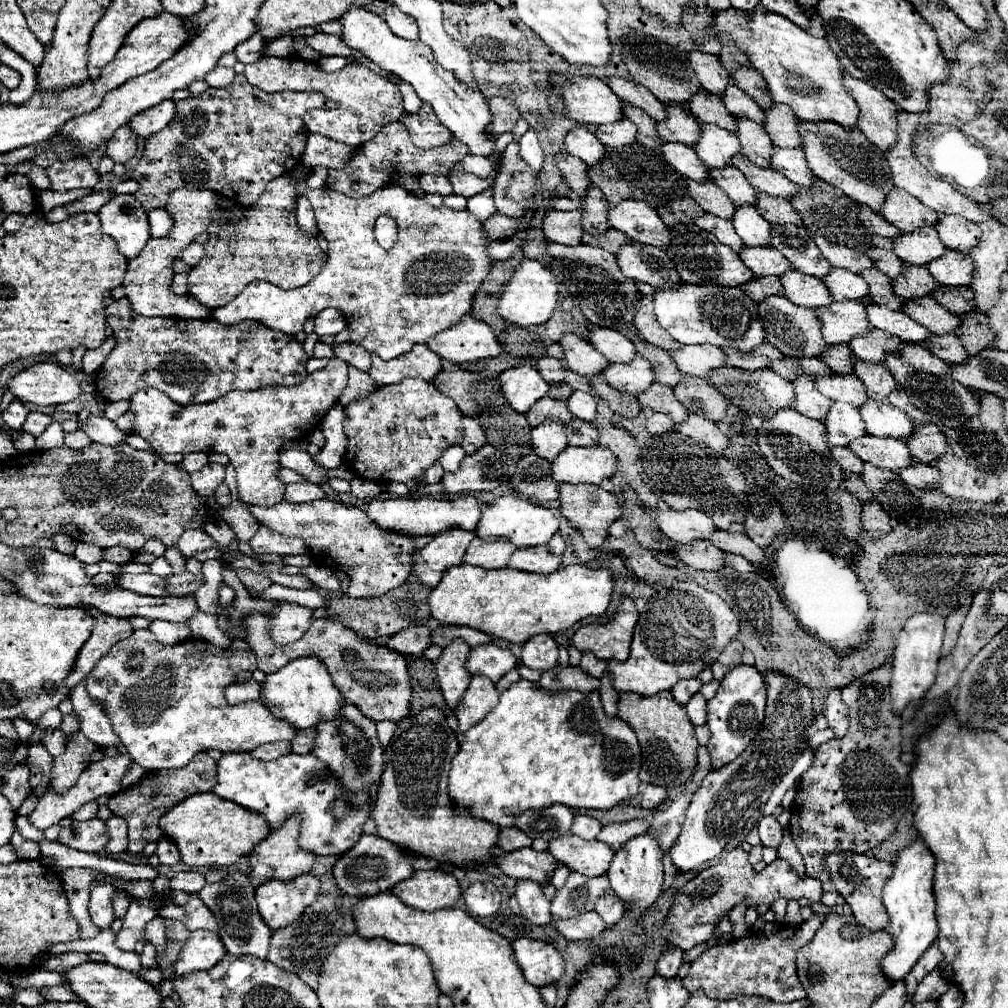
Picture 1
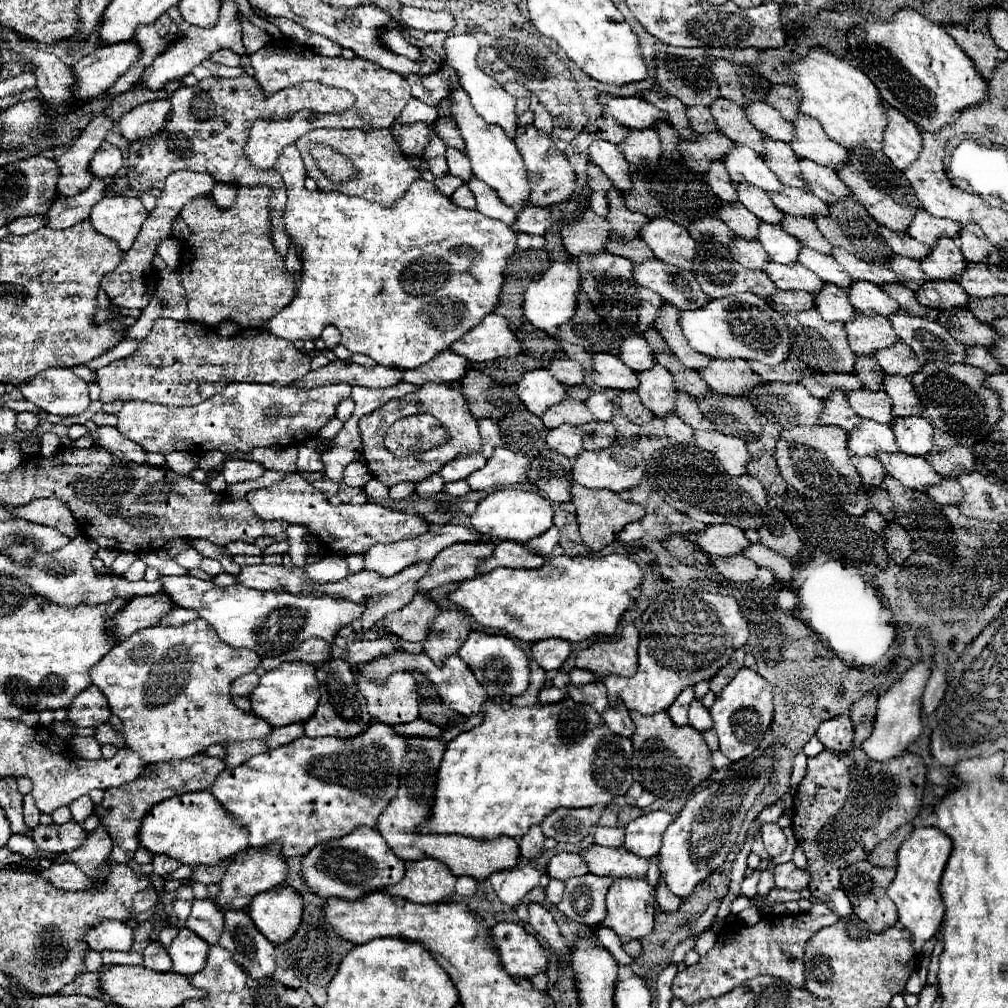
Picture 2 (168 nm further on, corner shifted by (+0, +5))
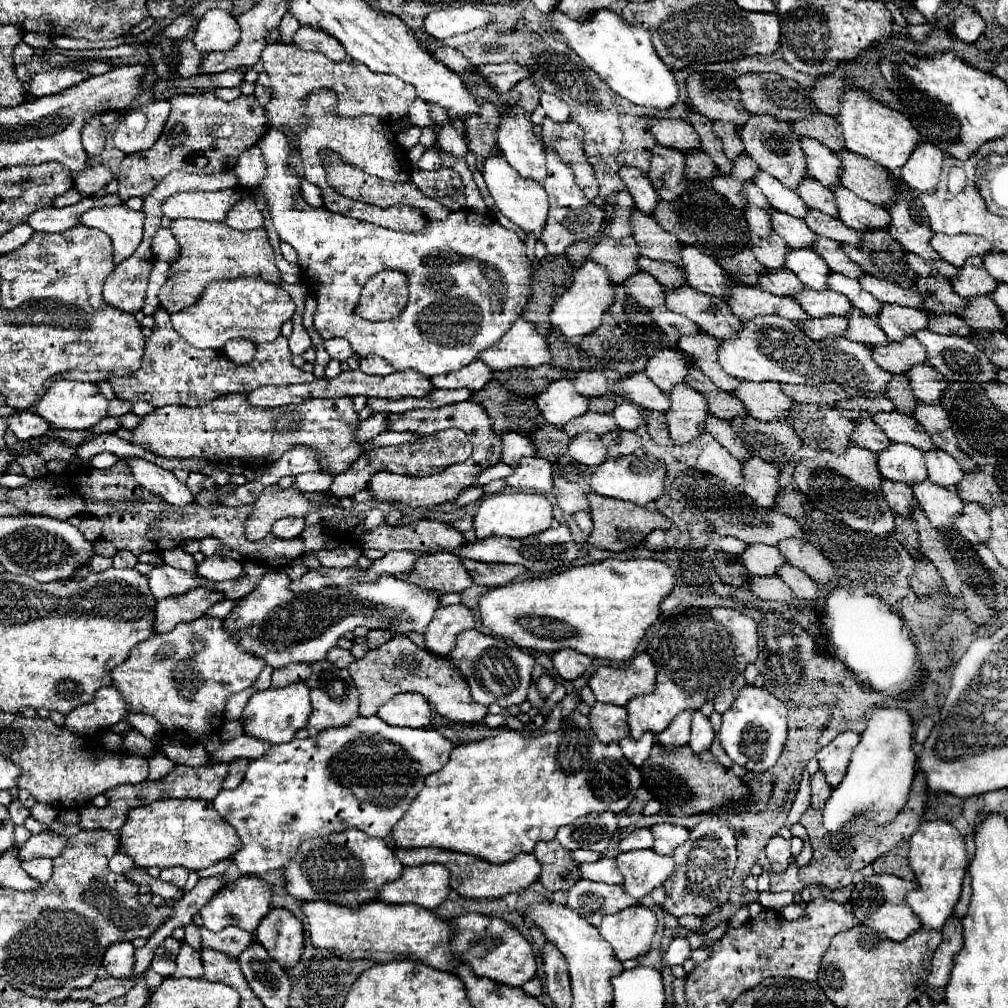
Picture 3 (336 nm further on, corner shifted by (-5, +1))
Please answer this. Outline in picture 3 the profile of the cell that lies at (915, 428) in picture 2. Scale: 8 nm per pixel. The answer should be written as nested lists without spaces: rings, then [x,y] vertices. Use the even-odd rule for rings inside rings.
[[[942,450],[922,452],[922,454],[926,458],[930,480],[936,482],[936,484],[940,484],[940,486],[944,486],[944,488],[956,490],[958,482],[962,482],[962,478],[964,478],[964,472],[958,466],[958,462],[950,454],[946,454]]]

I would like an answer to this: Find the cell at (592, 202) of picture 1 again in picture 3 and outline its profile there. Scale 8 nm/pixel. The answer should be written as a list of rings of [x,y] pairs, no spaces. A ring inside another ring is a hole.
[[[640,210],[632,212],[630,222],[634,226],[634,240],[640,246],[642,256],[682,266],[682,246],[674,234],[666,232],[652,216],[642,214]]]

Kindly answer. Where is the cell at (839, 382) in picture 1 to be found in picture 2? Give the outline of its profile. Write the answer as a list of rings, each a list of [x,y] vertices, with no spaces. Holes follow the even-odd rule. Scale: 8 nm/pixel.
[[[849,390],[845,392],[849,404],[853,410],[857,410],[859,416],[863,418],[871,418],[875,422],[881,424],[889,424],[893,420],[891,414],[891,400],[887,394],[883,394],[883,390]]]

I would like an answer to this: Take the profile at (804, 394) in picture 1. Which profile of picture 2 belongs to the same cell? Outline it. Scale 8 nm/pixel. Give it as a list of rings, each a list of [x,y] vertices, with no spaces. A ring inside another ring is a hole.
[[[833,390],[821,402],[823,402],[823,414],[819,414],[819,422],[839,426],[843,430],[851,430],[859,422],[859,416],[851,410],[843,390]]]

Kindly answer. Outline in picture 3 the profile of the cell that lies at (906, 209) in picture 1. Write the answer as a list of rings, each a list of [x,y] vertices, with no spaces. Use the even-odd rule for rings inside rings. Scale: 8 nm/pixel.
[[[936,234],[932,238],[932,248],[936,248],[938,254],[956,268],[962,268],[964,262],[972,256],[986,256],[994,252],[994,246],[990,242],[972,234]]]

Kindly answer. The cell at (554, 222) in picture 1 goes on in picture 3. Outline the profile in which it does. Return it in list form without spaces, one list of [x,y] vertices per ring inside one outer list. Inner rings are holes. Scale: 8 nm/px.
[[[602,238],[590,252],[590,260],[606,266],[614,284],[624,284],[632,274],[640,270],[638,266],[640,250],[634,238],[624,238],[620,244],[612,238]]]

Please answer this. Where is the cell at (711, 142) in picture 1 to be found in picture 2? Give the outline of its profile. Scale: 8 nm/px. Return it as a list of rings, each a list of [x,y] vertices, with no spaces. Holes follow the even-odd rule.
[[[733,142],[733,148],[723,154],[721,160],[731,174],[731,180],[735,182],[749,182],[765,192],[781,192],[783,188],[777,176],[765,166],[763,158],[749,146],[739,146],[737,142]]]

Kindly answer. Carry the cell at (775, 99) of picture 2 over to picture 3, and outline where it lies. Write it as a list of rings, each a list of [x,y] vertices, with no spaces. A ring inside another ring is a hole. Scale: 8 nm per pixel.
[[[822,112],[810,114],[808,118],[792,124],[792,130],[798,136],[808,136],[808,138],[814,138],[814,140],[826,144],[832,152],[846,150],[844,140],[842,140],[842,134],[840,134],[840,126],[838,126],[836,118],[826,116]]]

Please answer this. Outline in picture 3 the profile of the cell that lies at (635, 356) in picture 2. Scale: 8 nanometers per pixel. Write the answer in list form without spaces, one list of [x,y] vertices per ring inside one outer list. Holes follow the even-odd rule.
[[[660,350],[650,356],[644,372],[658,388],[662,388],[666,394],[670,394],[670,390],[676,384],[686,382],[690,366],[692,364],[686,362],[686,358],[680,350]]]

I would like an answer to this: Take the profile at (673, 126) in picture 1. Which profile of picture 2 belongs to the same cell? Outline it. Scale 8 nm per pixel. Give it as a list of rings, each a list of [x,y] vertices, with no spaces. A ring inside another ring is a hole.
[[[709,132],[709,134],[699,134],[695,140],[681,140],[679,151],[683,156],[681,160],[687,162],[687,170],[695,170],[699,178],[707,170],[707,164],[711,160],[719,160],[727,148],[731,148],[733,142],[721,134],[721,132]]]

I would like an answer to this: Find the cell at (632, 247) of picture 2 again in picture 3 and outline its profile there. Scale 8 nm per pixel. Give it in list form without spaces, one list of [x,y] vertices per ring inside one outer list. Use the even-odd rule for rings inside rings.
[[[638,258],[638,264],[644,272],[652,274],[662,286],[666,286],[668,290],[676,290],[680,286],[686,286],[686,278],[684,278],[684,270],[670,264],[670,262],[660,262],[660,260],[650,260],[650,258]]]

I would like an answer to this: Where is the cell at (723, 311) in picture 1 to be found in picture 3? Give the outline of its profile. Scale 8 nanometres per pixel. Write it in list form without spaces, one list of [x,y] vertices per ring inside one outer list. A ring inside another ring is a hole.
[[[758,316],[742,324],[742,332],[732,340],[722,340],[718,362],[726,374],[738,380],[752,382],[780,382],[780,384],[808,384],[818,386],[828,382],[824,374],[824,356],[816,340],[808,338],[794,322],[780,316]]]

